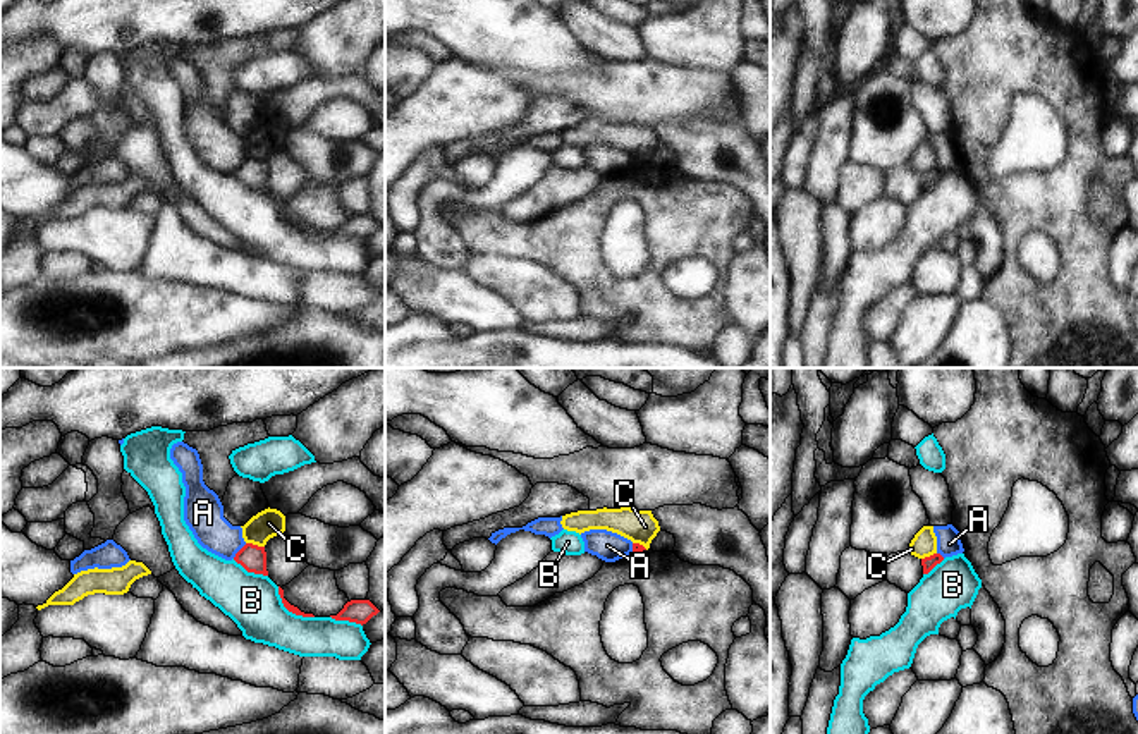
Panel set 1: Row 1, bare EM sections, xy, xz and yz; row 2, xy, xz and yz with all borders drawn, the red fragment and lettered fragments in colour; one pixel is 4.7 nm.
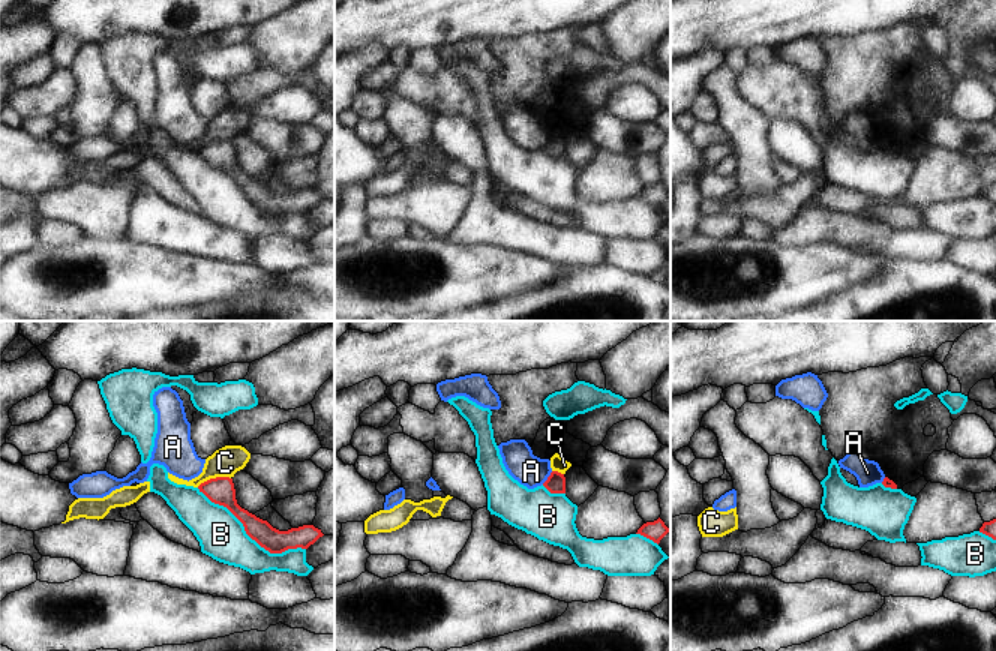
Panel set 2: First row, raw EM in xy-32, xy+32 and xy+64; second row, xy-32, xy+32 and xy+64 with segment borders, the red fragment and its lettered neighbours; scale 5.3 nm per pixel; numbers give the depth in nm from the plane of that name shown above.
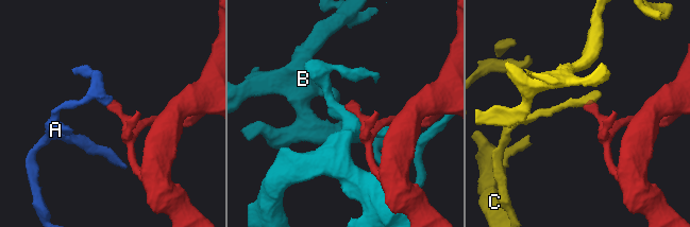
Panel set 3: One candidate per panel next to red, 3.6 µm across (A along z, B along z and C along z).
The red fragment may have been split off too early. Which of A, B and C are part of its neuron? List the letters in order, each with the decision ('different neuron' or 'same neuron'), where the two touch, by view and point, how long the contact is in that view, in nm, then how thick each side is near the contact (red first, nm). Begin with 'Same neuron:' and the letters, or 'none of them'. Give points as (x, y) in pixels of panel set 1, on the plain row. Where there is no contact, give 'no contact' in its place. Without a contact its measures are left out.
Same neuron: none of them
A: different neuron | xy (239, 165) | 100 nm | 120/190 nm
B: different neuron | xy (289, 226) | 220 nm | 40/260 nm
C: different neuron | xy (255, 160) | 90 nm | 120/140 nm

